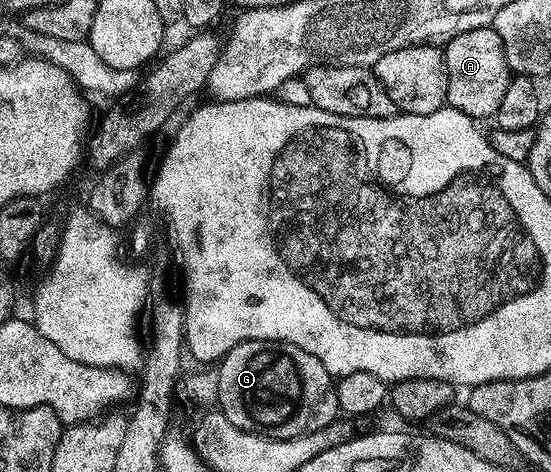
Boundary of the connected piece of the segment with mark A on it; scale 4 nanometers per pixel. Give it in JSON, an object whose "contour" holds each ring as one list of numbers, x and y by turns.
{"contour":[[493,26,472,28,472,32,460,32,460,36,446,43,444,53,448,72,446,105,475,120,493,119,512,77,510,65,504,56,504,44]]}

